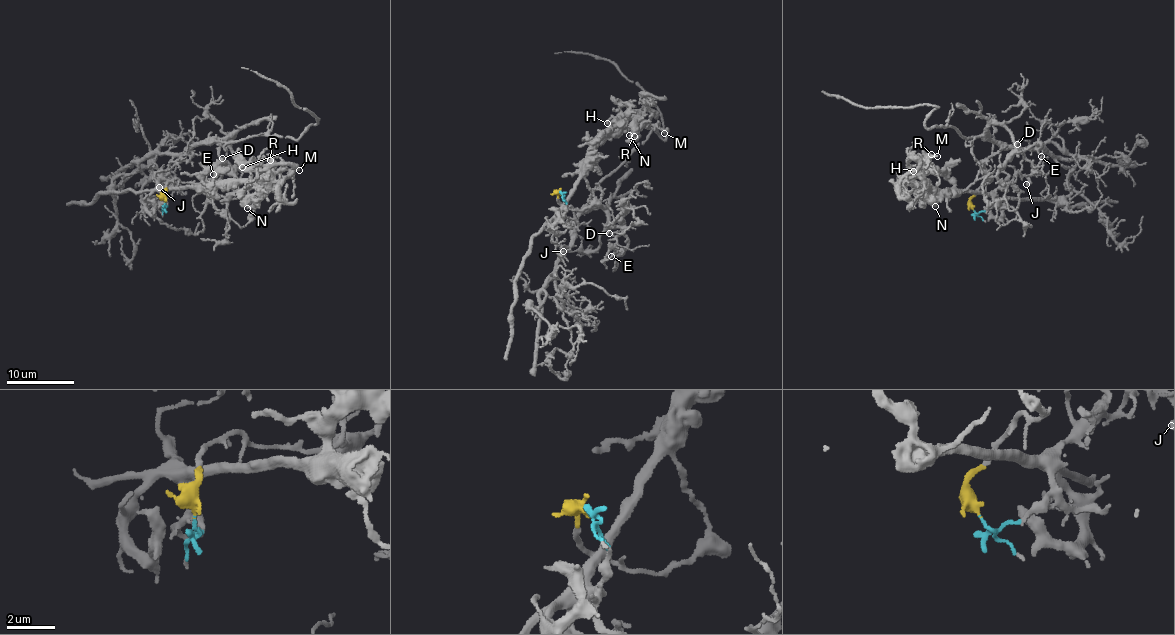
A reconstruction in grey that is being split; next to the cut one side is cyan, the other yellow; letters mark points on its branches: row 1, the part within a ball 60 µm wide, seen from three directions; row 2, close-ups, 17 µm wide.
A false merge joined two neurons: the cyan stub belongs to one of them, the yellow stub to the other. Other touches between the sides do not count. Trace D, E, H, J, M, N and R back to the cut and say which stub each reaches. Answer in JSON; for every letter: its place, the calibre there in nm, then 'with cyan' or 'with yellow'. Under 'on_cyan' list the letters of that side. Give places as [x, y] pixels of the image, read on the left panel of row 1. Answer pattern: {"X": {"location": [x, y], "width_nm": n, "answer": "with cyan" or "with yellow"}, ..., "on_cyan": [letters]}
{"D": {"location": [222, 158], "width_nm": 70, "answer": "with yellow"}, "E": {"location": [213, 174], "width_nm": 120, "answer": "with yellow"}, "H": {"location": [242, 167], "width_nm": 150, "answer": "with cyan"}, "J": {"location": [159, 187], "width_nm": 240, "answer": "with cyan"}, "M": {"location": [299, 170], "width_nm": 200, "answer": "with cyan"}, "N": {"location": [247, 208], "width_nm": 320, "answer": "with cyan"}, "R": {"location": [270, 160], "width_nm": 440, "answer": "with cyan"}, "on_cyan": ["H", "J", "M", "N", "R"]}

